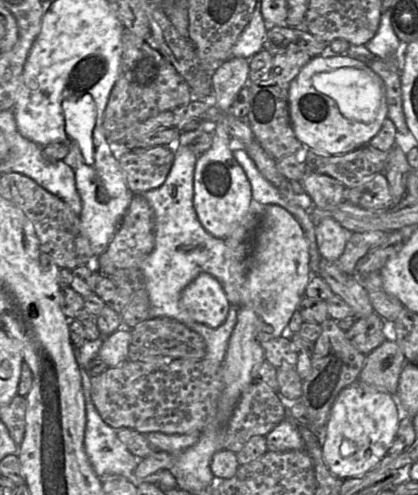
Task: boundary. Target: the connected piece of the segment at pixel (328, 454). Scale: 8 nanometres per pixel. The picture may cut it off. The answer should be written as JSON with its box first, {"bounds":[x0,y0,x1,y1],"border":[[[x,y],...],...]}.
{"bounds":[323,380,402,479],"border":[[[359,380],[337,396],[328,421],[323,458],[329,470],[339,479],[361,476],[375,467],[388,453],[402,418],[396,397],[378,391]]]}

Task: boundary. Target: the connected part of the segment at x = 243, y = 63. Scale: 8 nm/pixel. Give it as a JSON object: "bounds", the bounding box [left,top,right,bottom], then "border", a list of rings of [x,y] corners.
{"bounds":[211,58,249,113],"border":[[[230,58],[222,62],[211,77],[213,97],[222,113],[230,108],[238,92],[249,84],[249,61]]]}

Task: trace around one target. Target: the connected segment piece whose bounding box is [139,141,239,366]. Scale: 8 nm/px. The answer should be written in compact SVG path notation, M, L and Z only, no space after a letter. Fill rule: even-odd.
M178 141L173 150L174 162L164 184L157 189L141 193L152 207L155 218L155 246L139 266L143 273L143 286L150 301L150 317L170 317L198 333L206 343L205 358L214 365L222 366L237 322L239 307L231 305L224 323L211 328L191 318L182 304L181 294L201 273L212 275L223 287L225 243L223 239L212 236L204 229L194 209L194 171L198 155L189 147L179 145Z

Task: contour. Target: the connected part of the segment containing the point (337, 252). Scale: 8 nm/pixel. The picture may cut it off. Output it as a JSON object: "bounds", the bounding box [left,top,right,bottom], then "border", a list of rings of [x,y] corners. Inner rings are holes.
{"bounds":[317,218,349,262],"border":[[[332,218],[317,220],[317,247],[321,257],[329,262],[337,262],[345,251],[349,232]]]}

